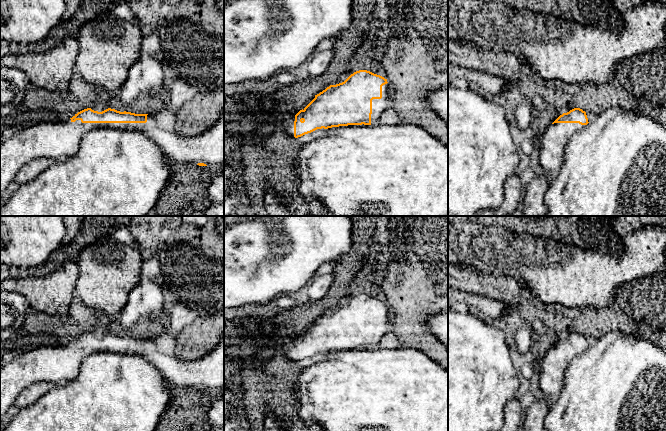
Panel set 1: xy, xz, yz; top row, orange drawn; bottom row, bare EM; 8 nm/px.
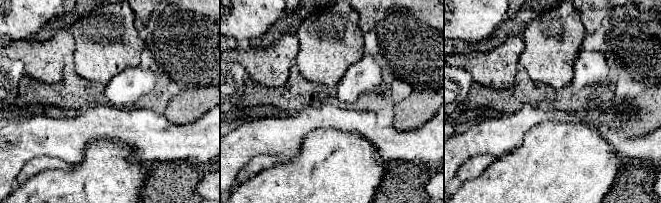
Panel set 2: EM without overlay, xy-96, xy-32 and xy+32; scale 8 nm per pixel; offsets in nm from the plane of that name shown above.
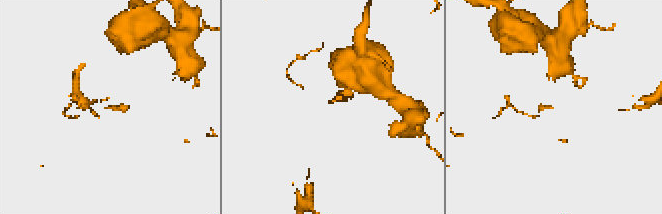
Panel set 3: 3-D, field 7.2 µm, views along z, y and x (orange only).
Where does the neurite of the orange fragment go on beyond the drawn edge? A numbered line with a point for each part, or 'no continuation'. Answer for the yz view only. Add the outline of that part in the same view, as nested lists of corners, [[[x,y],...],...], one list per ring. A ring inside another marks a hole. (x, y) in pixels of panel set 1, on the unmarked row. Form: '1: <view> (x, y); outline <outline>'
1: yz (553, 365); outline [[[554,347],[548,350],[540,361],[538,384],[546,399],[553,401],[558,398],[569,363],[585,350],[579,347]]]

